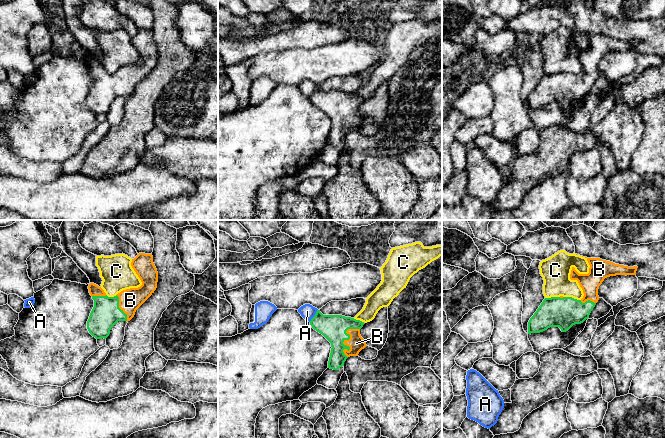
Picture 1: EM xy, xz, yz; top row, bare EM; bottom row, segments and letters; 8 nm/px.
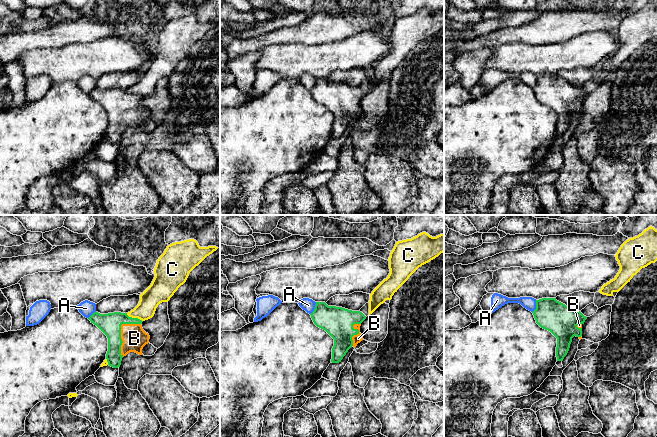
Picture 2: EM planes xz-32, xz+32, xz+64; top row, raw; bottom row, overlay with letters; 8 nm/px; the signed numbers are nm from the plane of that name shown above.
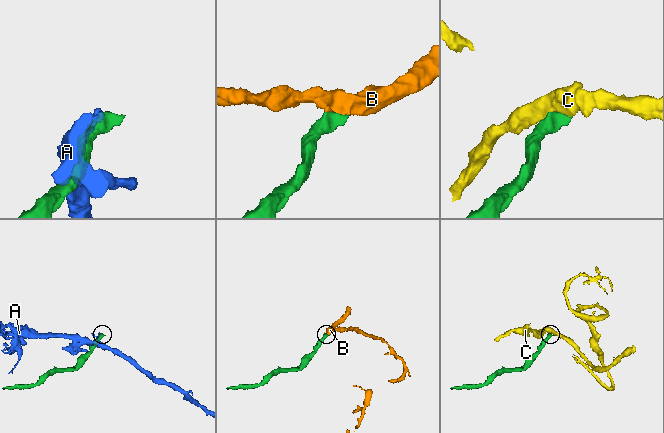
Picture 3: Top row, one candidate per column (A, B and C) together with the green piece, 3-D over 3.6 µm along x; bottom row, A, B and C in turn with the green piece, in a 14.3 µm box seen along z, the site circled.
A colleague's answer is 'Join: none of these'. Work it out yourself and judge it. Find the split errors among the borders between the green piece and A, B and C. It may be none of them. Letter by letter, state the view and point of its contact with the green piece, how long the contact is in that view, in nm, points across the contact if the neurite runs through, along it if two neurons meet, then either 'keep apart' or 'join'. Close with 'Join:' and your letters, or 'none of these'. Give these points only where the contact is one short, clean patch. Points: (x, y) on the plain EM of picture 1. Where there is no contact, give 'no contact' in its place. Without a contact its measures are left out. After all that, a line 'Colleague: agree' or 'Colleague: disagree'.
A: meets green in xz at (315, 91); contact 120 nm long; keep apart
B: meets green in xz at (345, 115); contact 260 nm long; join
C: meets green in yz at (571, 73); contact 150 nm long; border along yz (563, 72), (571, 72), (580, 76); keep apart
Join: B
Colleague: disagree

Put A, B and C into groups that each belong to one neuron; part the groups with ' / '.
A / B / C

